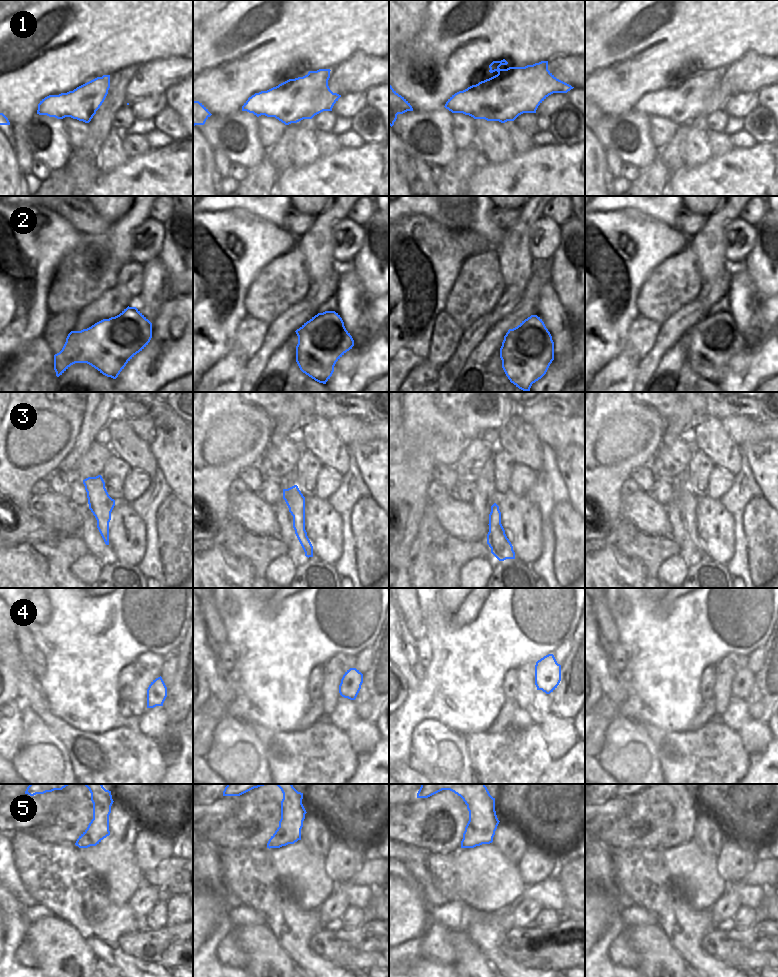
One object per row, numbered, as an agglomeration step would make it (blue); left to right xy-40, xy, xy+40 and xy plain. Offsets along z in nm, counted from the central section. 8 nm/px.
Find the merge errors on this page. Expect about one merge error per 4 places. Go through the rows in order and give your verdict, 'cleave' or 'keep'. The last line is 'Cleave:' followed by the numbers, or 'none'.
1: keep
2: keep
3: keep
4: keep
5: keep
Cleave: none

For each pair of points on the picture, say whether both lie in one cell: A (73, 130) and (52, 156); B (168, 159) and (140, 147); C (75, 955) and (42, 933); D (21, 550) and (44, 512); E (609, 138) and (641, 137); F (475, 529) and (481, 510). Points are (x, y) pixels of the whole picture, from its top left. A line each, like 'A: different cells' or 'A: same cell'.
A: different cells
B: different cells
C: same cell
D: different cells
E: same cell
F: different cells

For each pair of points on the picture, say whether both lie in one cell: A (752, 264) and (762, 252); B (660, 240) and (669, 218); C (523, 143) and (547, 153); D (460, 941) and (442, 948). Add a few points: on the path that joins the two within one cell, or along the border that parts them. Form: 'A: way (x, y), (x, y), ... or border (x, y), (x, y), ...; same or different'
A: way (755, 261), (761, 255); same
B: border (645, 215), (673, 227); different
C: border (534, 145), (524, 152), (516, 153); different
D: border (451, 930), (447, 941), (456, 953), (455, 963); different

